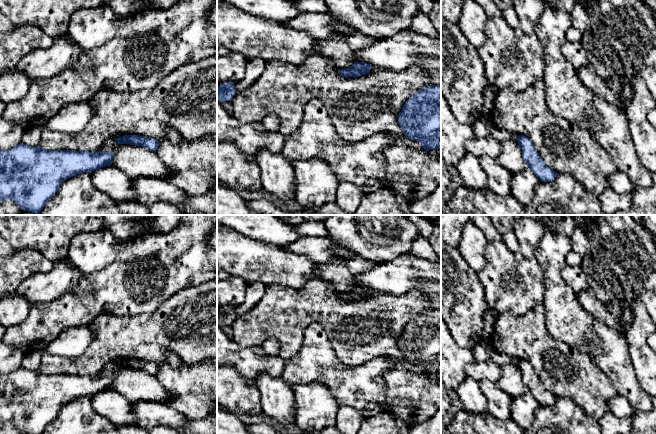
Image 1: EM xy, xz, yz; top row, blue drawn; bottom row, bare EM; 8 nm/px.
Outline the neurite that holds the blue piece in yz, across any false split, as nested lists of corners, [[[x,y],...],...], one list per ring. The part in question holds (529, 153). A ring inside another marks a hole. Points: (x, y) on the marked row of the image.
[[[519,135],[517,142],[522,150],[522,157],[531,171],[541,180],[541,182],[553,182],[558,173],[543,162],[531,141],[526,136]]]

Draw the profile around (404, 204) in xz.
[[[394,192],[394,195],[395,195],[395,198],[396,198],[396,201],[397,201],[398,205],[400,206],[400,208],[402,209],[402,211],[406,215],[416,215],[416,214],[413,214],[410,211],[410,205],[411,205],[411,203],[406,198],[404,198],[403,196],[399,195],[396,192]]]

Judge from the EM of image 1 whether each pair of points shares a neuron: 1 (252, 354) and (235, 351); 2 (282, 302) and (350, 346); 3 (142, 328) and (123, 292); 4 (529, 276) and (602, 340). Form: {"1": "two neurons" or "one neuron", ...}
{"1": "one neuron", "2": "one neuron", "3": "two neurons", "4": "two neurons"}

